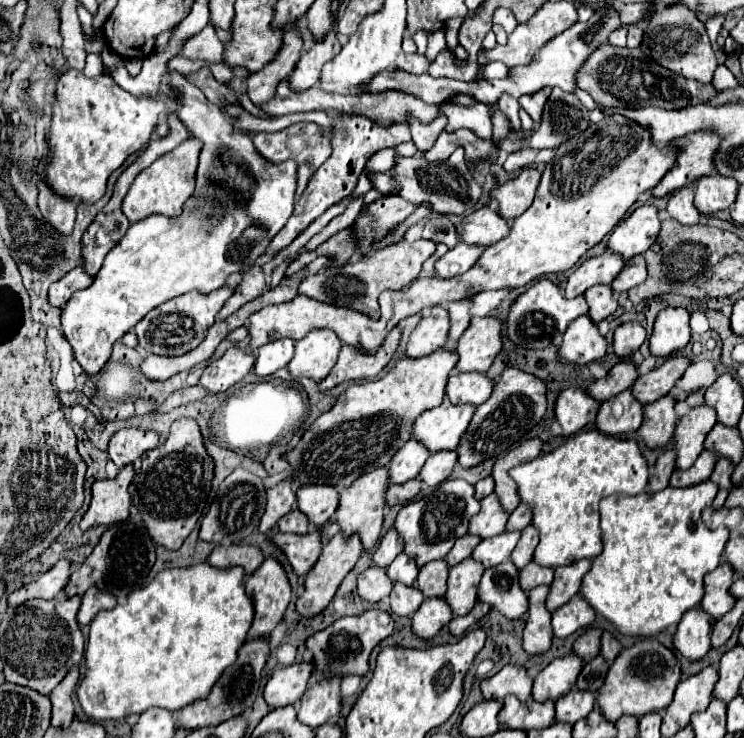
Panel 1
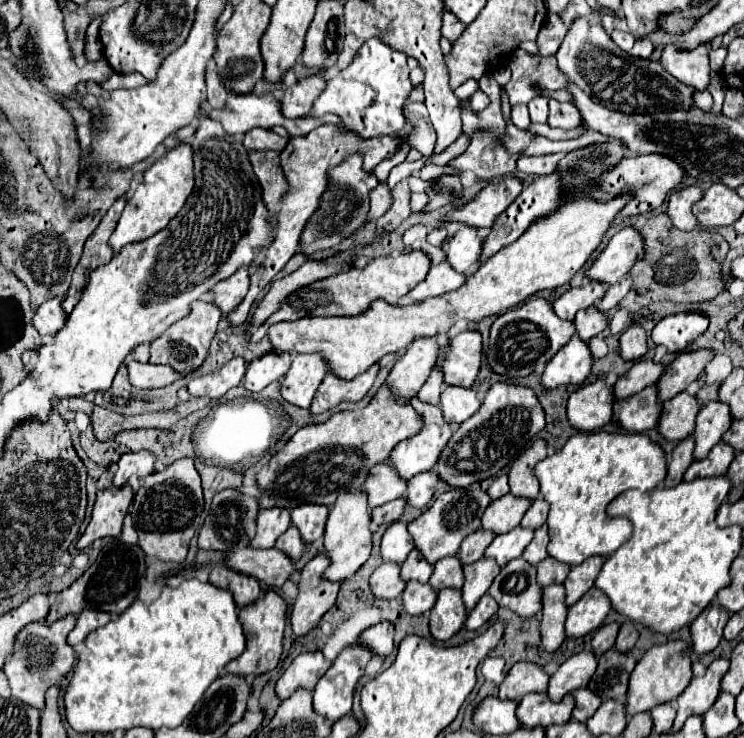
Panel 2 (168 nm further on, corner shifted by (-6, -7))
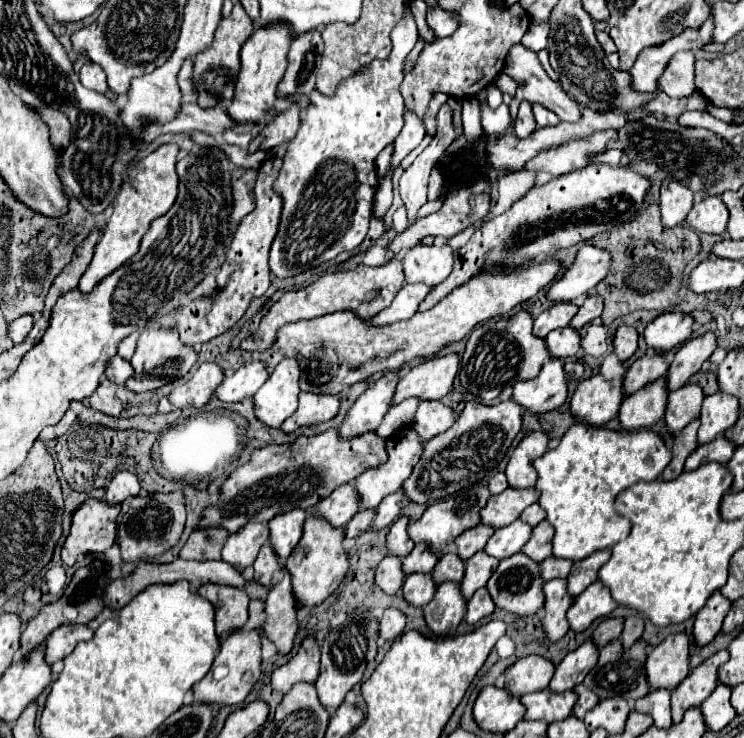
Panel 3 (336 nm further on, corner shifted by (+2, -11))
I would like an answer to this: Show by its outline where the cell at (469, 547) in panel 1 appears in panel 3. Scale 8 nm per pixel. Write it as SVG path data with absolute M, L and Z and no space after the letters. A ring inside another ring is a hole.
M478 524L476 528L470 528L466 532L462 532L458 538L456 538L456 552L462 560L468 560L472 554L484 550L488 538L494 534L494 528L492 526L486 526L486 524Z

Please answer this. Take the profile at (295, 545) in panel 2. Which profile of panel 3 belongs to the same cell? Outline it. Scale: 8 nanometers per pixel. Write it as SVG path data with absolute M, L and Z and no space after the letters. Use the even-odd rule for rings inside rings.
M264 544L260 548L260 554L254 562L254 582L270 588L272 586L272 576L276 572L282 572L282 564L276 562L276 554L272 552L272 548L268 544Z

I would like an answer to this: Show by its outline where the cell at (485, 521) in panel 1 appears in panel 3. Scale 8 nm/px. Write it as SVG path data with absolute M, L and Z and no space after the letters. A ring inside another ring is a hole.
M506 488L502 494L490 496L486 508L482 510L482 524L488 524L492 528L508 526L516 518L520 518L522 510L528 508L532 502L538 502L536 488Z

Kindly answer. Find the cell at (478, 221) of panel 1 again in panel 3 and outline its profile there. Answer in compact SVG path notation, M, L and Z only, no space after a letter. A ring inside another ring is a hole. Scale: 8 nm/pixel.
M418 244L402 258L406 282L422 282L426 286L440 284L452 272L452 256L454 252L448 244Z

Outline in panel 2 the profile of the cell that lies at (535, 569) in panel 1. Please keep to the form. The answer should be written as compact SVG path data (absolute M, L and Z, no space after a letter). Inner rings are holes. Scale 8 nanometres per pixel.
M550 556L546 560L542 560L536 566L536 570L538 570L538 578L536 580L538 580L538 584L542 588L546 588L550 584L562 584L566 580L568 572L570 572L568 564L560 564L558 560L552 560Z

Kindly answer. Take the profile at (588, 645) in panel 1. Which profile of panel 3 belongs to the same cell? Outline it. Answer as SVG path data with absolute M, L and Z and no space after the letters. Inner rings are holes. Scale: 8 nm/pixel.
M604 618L596 630L594 630L594 642L598 644L598 648L602 648L604 644L608 644L610 640L616 640L622 634L624 628L624 618Z

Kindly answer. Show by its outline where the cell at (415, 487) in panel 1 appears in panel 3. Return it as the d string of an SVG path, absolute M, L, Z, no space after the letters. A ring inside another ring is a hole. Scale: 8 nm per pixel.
M368 510L368 512L356 512L356 516L352 516L352 520L346 524L344 528L344 534L346 538L356 538L360 536L362 532L368 530L368 524L372 522L372 516L374 516L374 510Z

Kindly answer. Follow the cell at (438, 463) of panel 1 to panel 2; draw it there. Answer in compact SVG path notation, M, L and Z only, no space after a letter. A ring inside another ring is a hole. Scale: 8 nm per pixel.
M432 470L422 472L420 476L414 476L410 480L410 486L408 486L408 492L406 492L408 504L412 504L416 508L424 508L432 500L438 482L440 482L440 476Z

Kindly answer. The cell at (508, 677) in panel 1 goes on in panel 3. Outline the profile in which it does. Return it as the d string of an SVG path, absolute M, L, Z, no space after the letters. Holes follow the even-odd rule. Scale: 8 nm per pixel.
M526 656L506 670L506 688L514 696L544 690L554 676L554 664L544 656Z

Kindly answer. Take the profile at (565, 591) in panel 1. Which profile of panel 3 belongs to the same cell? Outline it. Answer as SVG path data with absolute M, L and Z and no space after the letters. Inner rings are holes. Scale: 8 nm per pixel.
M606 548L606 550L600 550L592 556L588 556L588 560L578 560L566 578L568 580L568 592L572 596L582 594L598 578L598 570L602 568L604 562L608 562L608 558L610 558L610 550Z

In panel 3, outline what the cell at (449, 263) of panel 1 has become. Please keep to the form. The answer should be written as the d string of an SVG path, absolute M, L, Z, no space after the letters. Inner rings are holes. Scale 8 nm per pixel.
M404 284L396 294L394 302L370 320L370 326L388 326L400 320L408 320L428 292L430 288L424 284Z

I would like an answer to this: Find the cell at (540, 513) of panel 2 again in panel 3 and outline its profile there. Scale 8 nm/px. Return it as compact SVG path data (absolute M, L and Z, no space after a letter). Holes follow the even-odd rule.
M538 502L530 504L530 506L522 512L522 516L520 516L520 520L524 520L524 522L526 522L526 524L530 524L530 526L540 524L544 518L546 518L546 512L538 506Z

